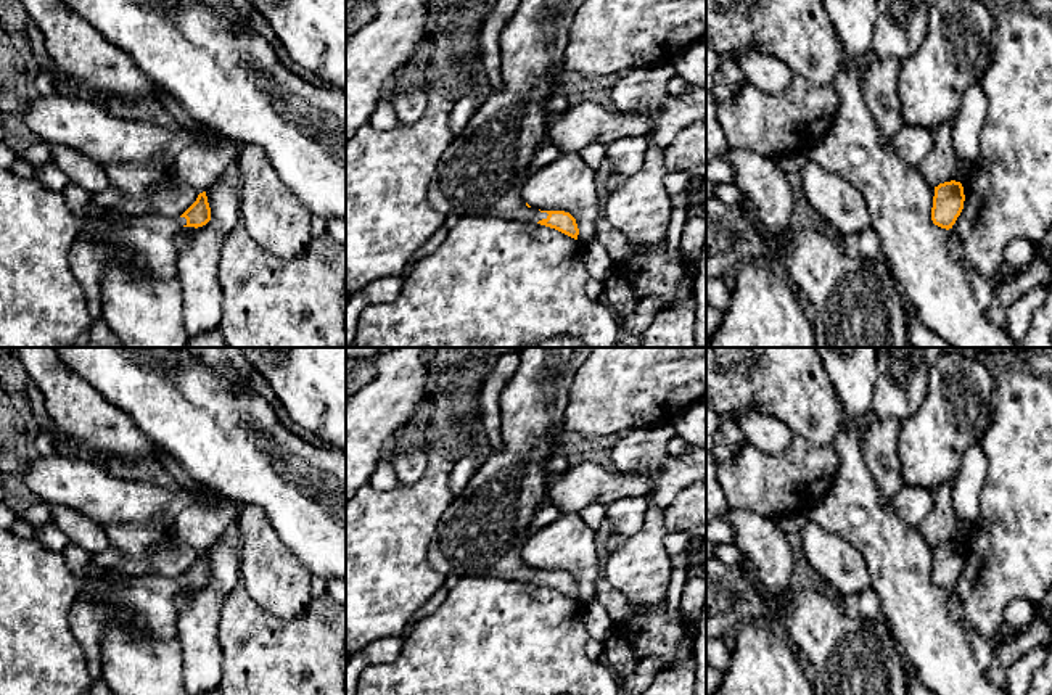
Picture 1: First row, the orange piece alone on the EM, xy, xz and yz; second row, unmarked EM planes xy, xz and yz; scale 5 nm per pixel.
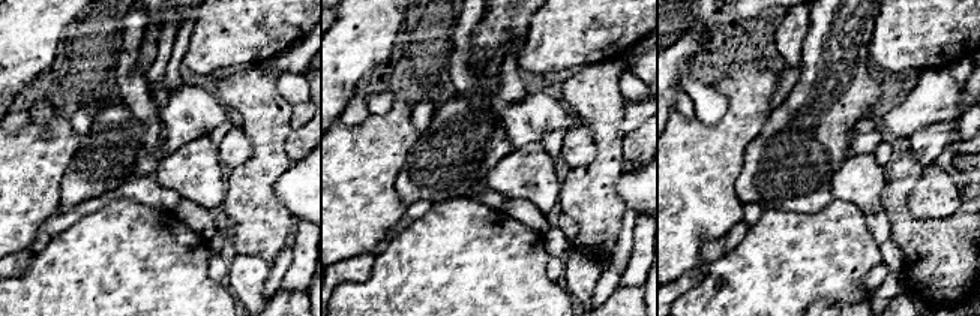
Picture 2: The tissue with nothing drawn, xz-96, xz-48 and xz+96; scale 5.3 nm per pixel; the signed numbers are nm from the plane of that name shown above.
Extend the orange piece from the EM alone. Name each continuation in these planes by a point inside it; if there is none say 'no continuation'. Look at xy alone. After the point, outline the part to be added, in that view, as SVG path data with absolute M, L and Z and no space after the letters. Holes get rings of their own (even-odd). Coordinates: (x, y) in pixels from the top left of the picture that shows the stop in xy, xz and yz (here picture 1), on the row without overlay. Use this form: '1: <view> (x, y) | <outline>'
1: xy (145, 605) | M69 542L64 549L64 560L71 573L82 581L82 590L68 619L72 635L85 653L93 682L103 676L100 640L109 624L122 624L135 635L158 640L177 635L174 598L187 586L185 578L171 579L158 574L127 578L109 568L90 584L93 553Z

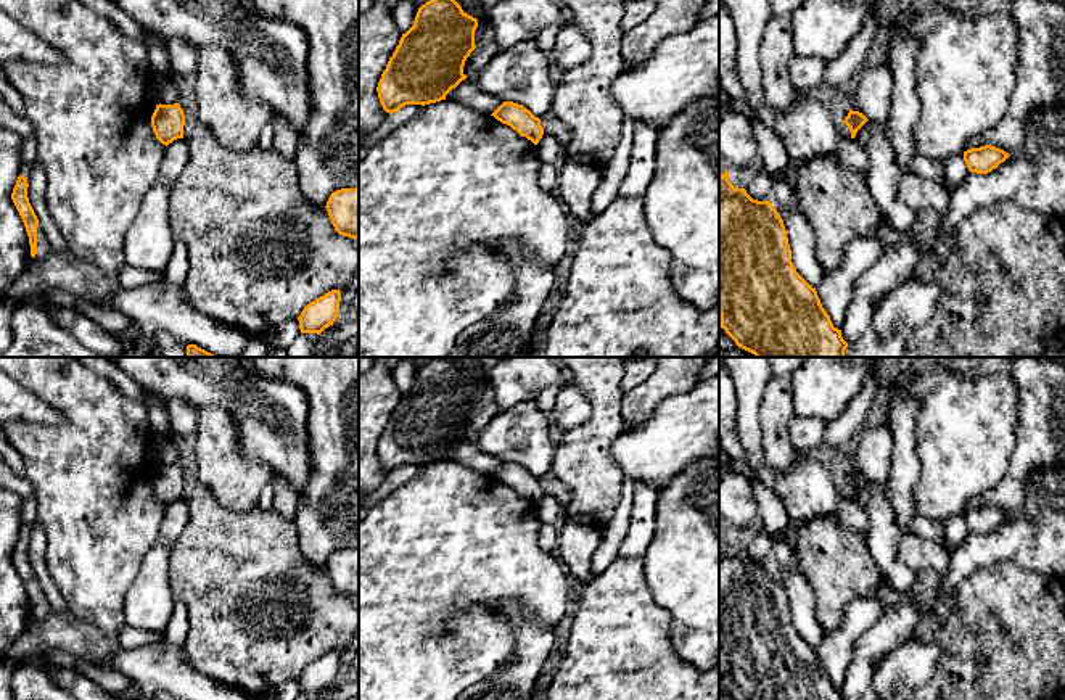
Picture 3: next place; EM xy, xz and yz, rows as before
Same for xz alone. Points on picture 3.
no continuation

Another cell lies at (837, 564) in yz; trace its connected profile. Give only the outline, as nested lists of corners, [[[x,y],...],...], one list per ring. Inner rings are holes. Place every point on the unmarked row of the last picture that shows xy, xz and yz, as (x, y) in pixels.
[[[827,515],[806,523],[790,521],[787,531],[795,571],[801,573],[816,595],[817,621],[825,636],[835,632],[846,608],[857,597],[875,594],[891,608],[901,594],[883,586],[883,573],[874,562],[866,539]]]

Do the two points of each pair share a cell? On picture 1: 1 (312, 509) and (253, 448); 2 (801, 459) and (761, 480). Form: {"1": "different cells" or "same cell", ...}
{"1": "same cell", "2": "same cell"}

